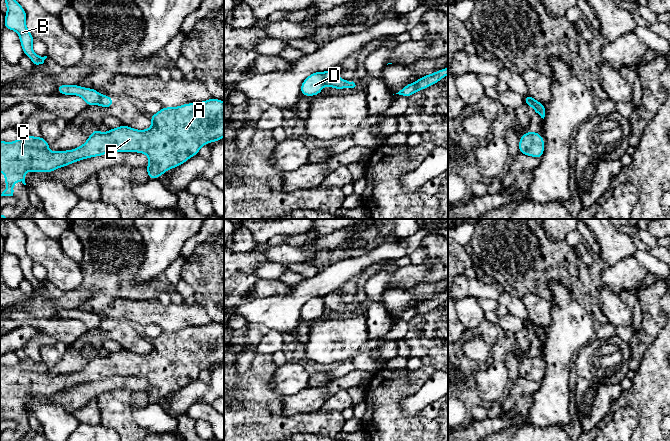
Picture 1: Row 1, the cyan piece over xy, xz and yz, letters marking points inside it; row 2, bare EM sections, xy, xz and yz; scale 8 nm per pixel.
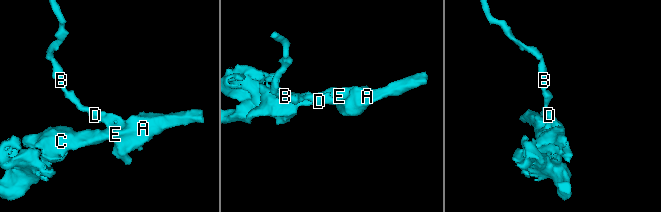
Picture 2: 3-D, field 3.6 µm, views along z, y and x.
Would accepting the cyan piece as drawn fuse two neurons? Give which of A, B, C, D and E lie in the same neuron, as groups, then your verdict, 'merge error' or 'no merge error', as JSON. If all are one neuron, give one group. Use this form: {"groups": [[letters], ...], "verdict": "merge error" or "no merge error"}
{"groups": [["A", "C", "E"], ["B", "D"]], "verdict": "merge error"}

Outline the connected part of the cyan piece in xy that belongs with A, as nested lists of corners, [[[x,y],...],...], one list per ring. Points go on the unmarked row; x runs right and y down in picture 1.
[[[213,321],[207,325],[188,327],[174,332],[162,331],[158,337],[150,339],[150,343],[152,350],[147,354],[137,354],[124,348],[105,357],[93,354],[83,369],[69,375],[50,376],[49,367],[43,361],[31,359],[20,360],[14,366],[0,365],[0,397],[3,395],[8,397],[3,400],[7,413],[0,420],[13,420],[13,409],[18,405],[26,409],[27,395],[50,397],[74,386],[110,376],[146,378],[149,388],[145,392],[149,404],[152,404],[165,398],[168,393],[180,390],[190,381],[198,379],[200,372],[206,367],[213,367],[224,361],[224,326]]]

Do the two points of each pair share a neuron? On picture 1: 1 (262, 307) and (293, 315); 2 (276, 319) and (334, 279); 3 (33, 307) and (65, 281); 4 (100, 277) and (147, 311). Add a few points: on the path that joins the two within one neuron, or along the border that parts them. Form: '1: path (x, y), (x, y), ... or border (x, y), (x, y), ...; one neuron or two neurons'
1: path (270, 310), (275, 313), (285, 314); one neuron
2: path (290, 305), (307, 288), (320, 284); one neuron
3: border (47, 280), (61, 290), (77, 289); two neurons
4: border (108, 294), (134, 299), (154, 297); two neurons

